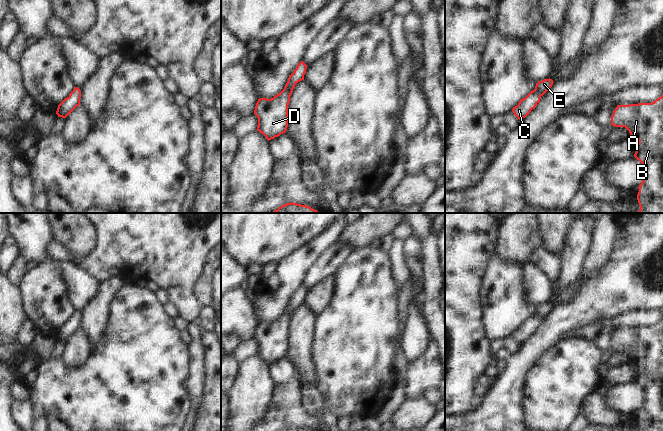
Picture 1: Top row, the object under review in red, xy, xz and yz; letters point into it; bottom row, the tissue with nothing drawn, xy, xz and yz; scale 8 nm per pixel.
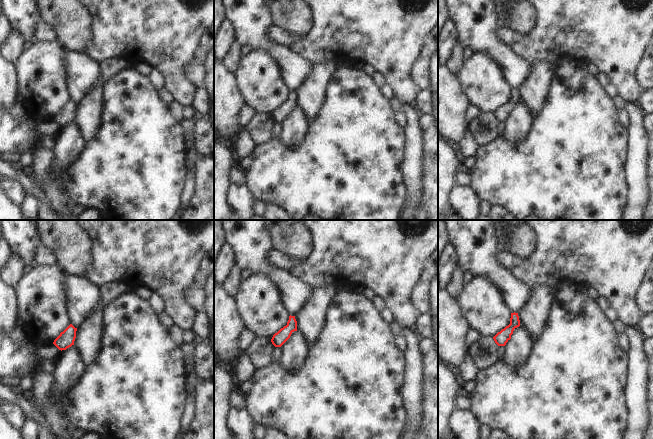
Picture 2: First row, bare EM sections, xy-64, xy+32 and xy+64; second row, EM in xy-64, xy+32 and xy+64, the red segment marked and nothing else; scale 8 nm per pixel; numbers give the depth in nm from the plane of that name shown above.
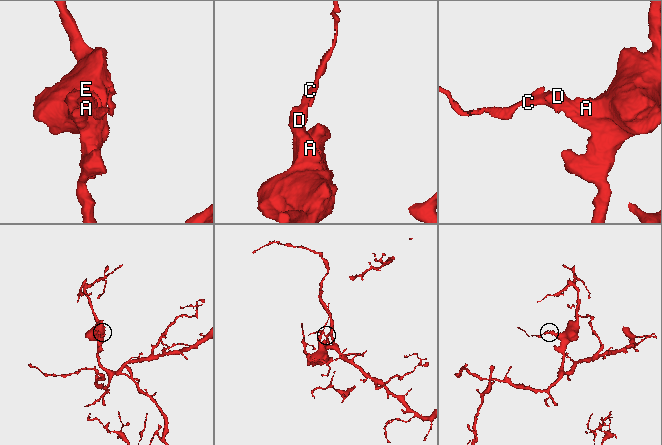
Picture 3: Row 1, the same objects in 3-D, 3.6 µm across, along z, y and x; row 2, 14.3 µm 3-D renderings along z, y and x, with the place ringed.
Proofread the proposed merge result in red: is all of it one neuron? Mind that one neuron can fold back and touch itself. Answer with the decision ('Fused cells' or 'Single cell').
Single cell.

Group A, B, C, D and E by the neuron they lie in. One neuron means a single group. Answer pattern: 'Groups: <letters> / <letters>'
Groups: A B C D E.

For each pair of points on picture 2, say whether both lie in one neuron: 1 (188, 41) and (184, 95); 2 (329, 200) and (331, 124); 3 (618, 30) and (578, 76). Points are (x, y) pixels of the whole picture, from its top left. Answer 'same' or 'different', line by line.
1: same
2: same
3: different

